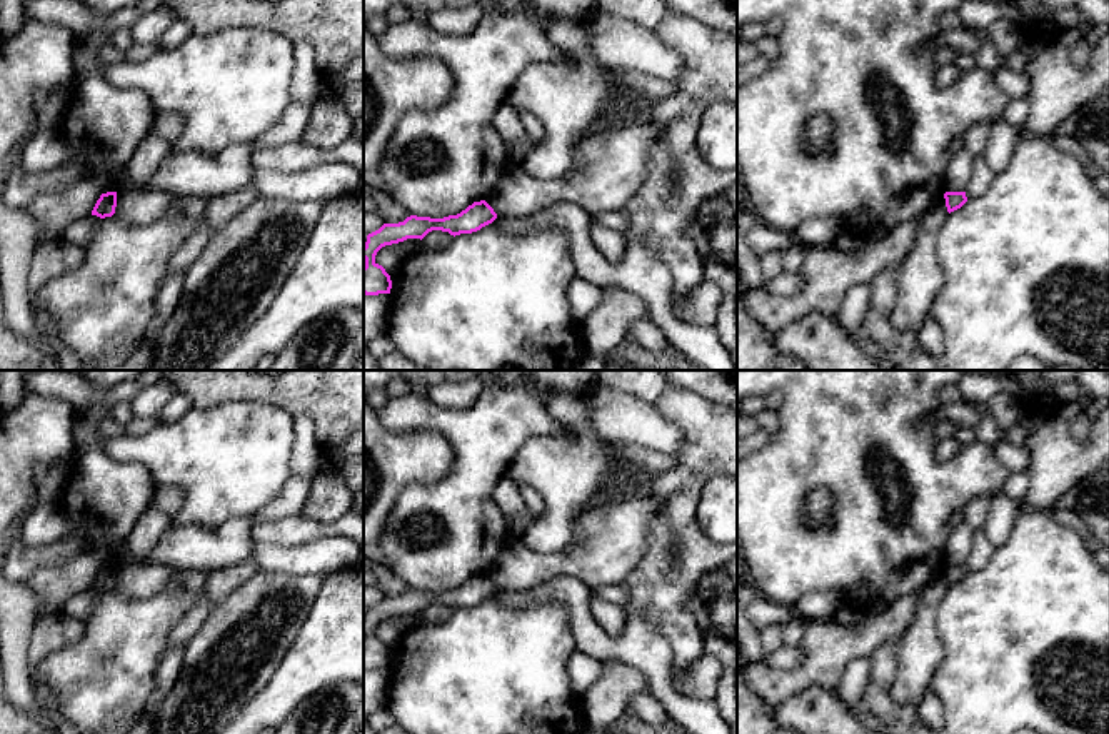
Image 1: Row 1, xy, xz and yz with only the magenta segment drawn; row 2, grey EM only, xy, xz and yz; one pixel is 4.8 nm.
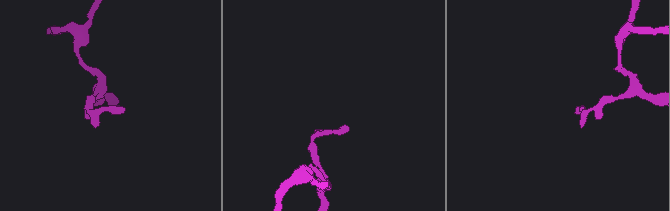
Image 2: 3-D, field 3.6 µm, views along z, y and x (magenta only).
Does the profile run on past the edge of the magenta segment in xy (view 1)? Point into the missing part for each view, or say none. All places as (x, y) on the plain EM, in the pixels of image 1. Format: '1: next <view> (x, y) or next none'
1: next none

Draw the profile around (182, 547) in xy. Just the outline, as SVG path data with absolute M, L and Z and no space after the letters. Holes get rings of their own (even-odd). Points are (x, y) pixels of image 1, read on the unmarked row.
M233 517L217 529L173 520L143 559L175 571L212 572L250 561L255 539L252 517Z

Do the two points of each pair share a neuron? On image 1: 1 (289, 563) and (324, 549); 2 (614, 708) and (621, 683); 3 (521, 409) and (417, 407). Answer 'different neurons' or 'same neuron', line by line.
1: same neuron
2: same neuron
3: same neuron

